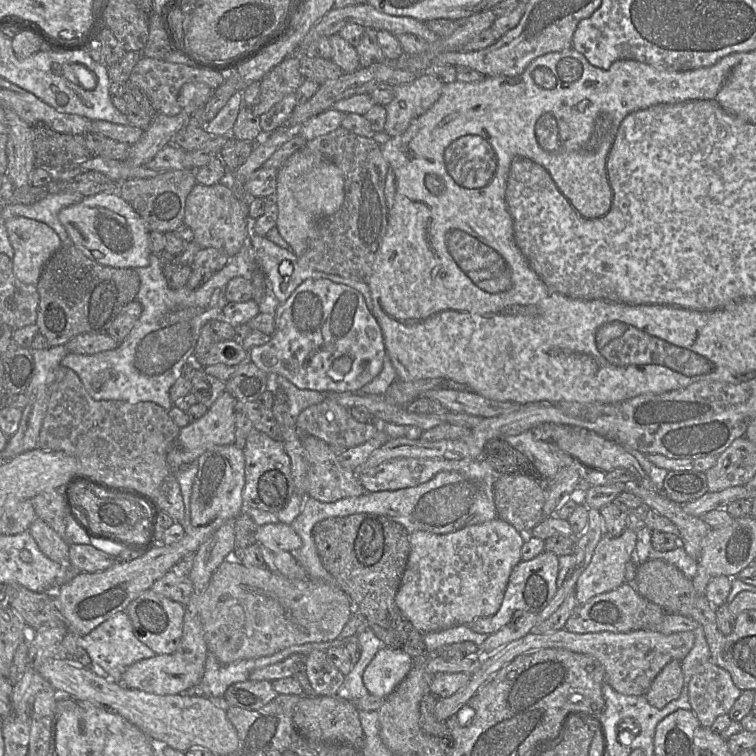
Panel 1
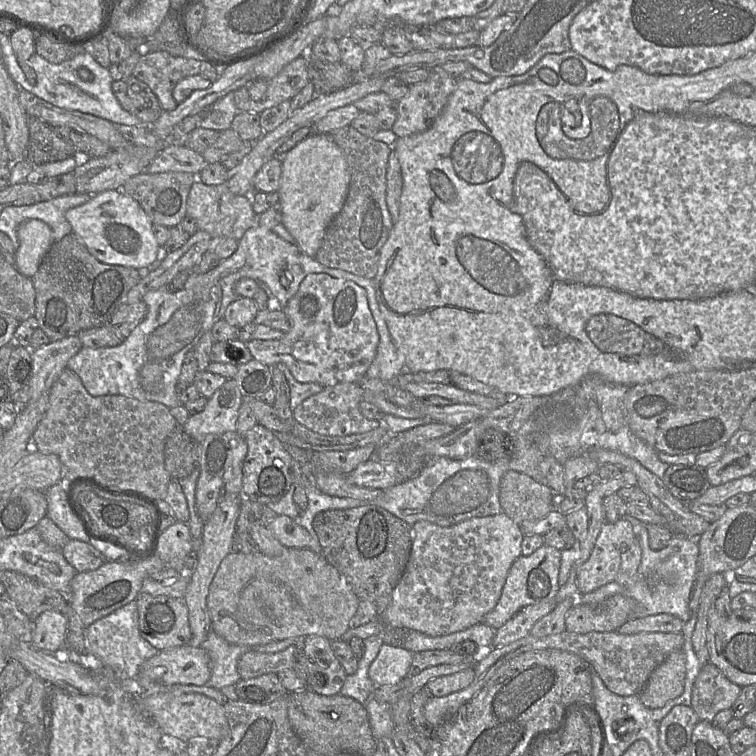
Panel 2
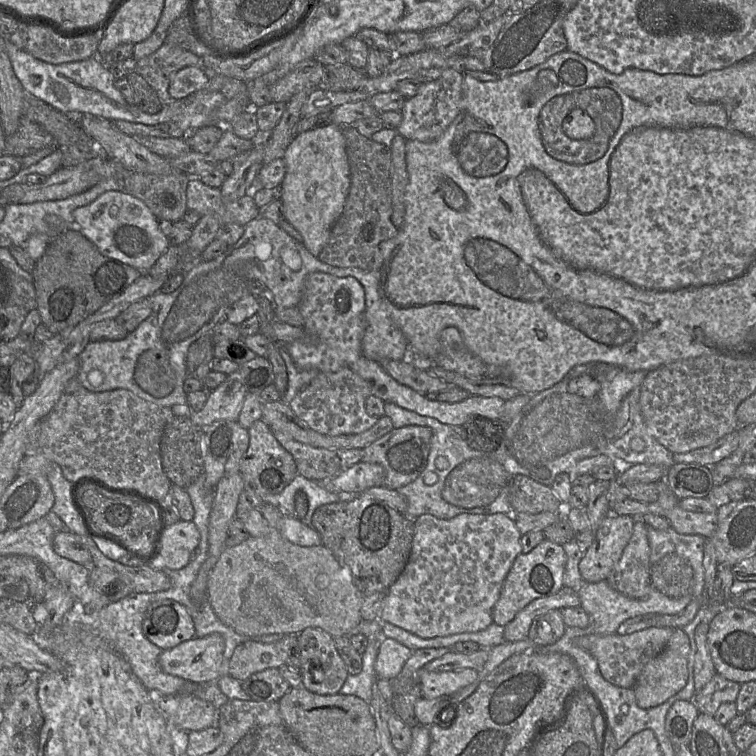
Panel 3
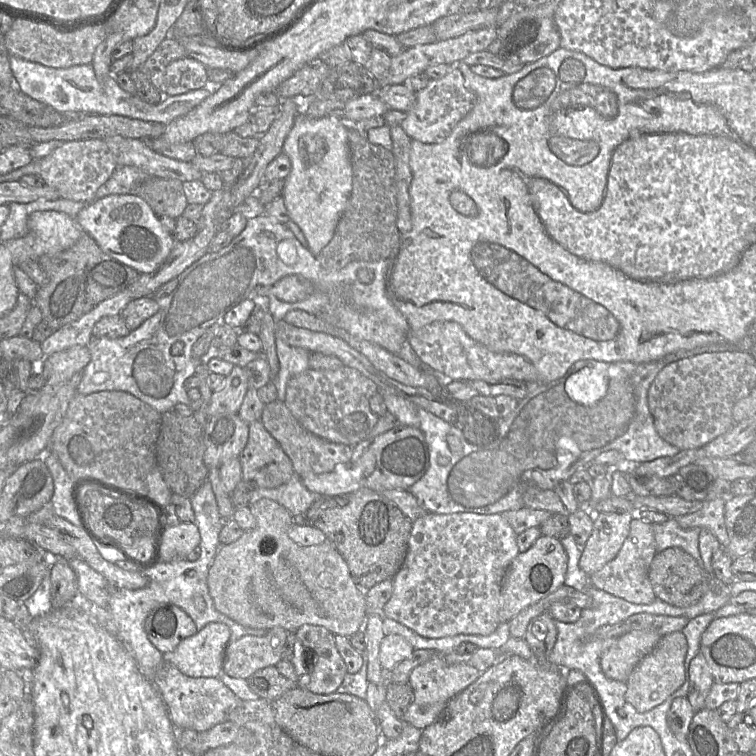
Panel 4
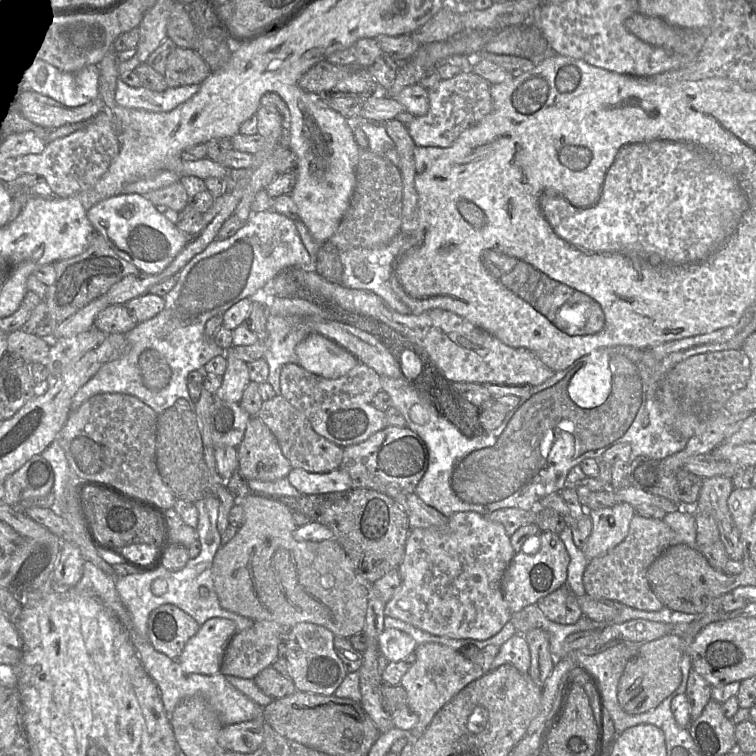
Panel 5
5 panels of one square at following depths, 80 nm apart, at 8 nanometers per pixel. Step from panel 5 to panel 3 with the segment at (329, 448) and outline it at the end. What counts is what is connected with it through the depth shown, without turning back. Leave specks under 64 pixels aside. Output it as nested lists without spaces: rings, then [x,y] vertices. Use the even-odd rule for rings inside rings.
[[[281,432],[273,434],[293,456],[297,473],[309,480],[326,482],[362,461],[363,449],[315,448],[295,441]]]

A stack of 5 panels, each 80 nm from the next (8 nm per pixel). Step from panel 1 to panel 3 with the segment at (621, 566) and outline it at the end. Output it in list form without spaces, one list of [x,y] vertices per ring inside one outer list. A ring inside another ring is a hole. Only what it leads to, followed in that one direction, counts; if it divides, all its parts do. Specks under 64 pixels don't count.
[[[609,514],[603,519],[578,565],[584,582],[608,578],[633,534],[634,522],[629,515]]]

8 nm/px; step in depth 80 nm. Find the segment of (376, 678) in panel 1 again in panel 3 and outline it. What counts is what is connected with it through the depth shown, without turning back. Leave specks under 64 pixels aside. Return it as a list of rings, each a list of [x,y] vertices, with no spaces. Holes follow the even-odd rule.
[[[392,638],[380,642],[374,670],[379,680],[392,681],[399,677],[405,662],[413,651]]]

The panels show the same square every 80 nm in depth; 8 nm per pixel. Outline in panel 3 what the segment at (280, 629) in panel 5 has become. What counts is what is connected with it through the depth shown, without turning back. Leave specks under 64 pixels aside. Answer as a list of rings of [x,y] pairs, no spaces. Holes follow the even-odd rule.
[[[282,635],[272,643],[249,639],[239,644],[230,659],[229,675],[240,682],[269,668],[280,668],[289,657],[293,636]]]

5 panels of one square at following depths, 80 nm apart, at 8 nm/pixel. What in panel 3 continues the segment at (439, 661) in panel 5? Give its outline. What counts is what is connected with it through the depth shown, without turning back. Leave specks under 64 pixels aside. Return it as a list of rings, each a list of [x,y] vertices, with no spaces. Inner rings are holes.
[[[423,667],[414,675],[418,677],[422,698],[433,699],[452,694],[472,684],[477,679],[478,672],[472,668],[435,672],[428,671]]]

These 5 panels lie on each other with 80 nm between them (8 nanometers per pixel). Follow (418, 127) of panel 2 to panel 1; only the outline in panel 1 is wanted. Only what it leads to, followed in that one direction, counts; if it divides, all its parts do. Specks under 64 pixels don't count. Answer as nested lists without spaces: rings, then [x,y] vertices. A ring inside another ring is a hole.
[[[429,73],[413,82],[394,86],[393,100],[387,104],[384,132],[390,137],[404,133],[411,122],[424,114],[439,99],[444,83]]]

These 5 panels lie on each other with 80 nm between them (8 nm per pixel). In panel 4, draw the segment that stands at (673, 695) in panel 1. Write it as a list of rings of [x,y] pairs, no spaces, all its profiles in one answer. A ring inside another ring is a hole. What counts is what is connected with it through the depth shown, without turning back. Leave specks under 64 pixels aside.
[[[682,631],[665,635],[655,648],[646,655],[630,674],[625,699],[637,712],[645,713],[662,704],[678,690],[685,681],[685,658],[688,642]]]

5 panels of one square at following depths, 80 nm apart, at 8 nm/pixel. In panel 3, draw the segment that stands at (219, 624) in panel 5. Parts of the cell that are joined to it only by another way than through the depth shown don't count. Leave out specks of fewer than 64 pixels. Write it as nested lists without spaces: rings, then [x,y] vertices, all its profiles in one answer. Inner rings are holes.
[[[218,633],[194,637],[162,651],[159,665],[164,672],[189,682],[216,682],[220,677],[224,648],[224,638]]]

